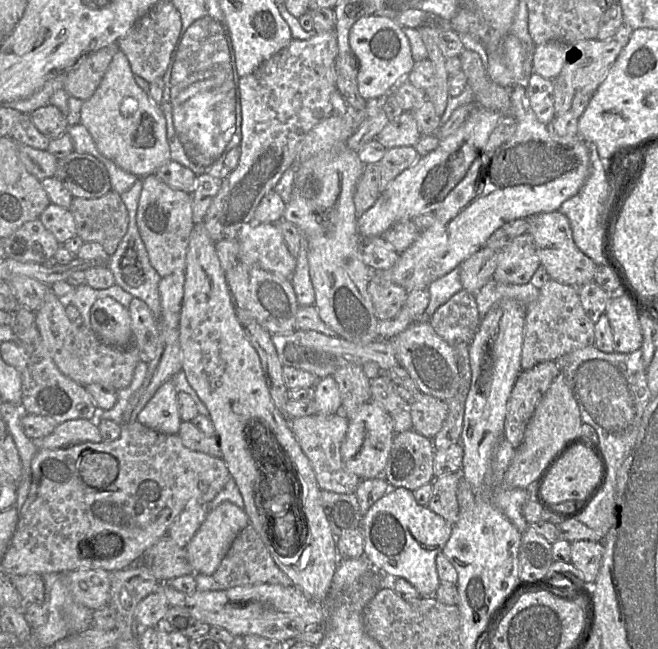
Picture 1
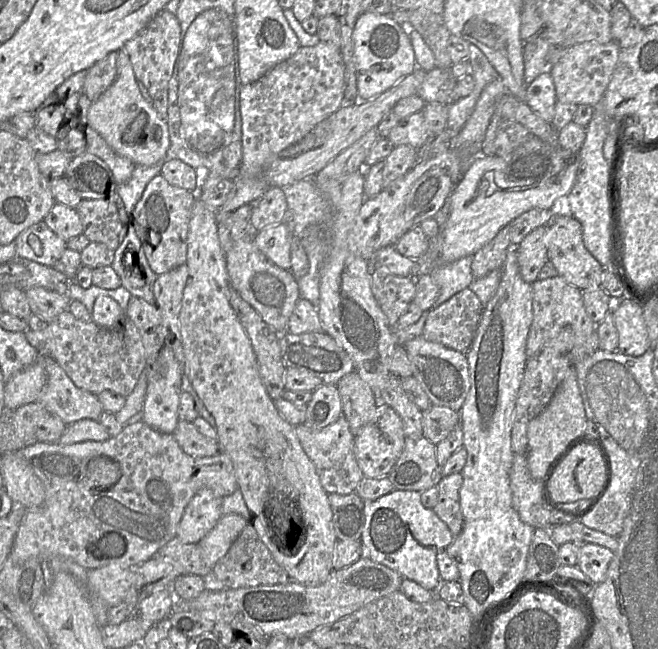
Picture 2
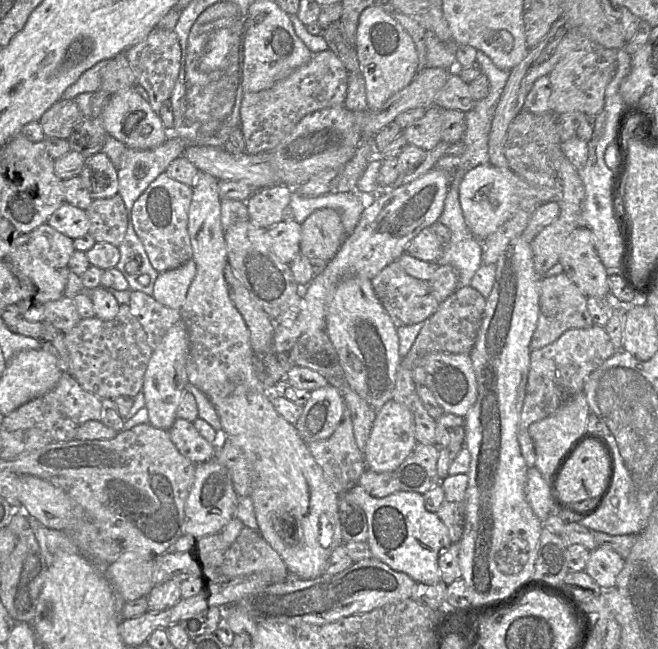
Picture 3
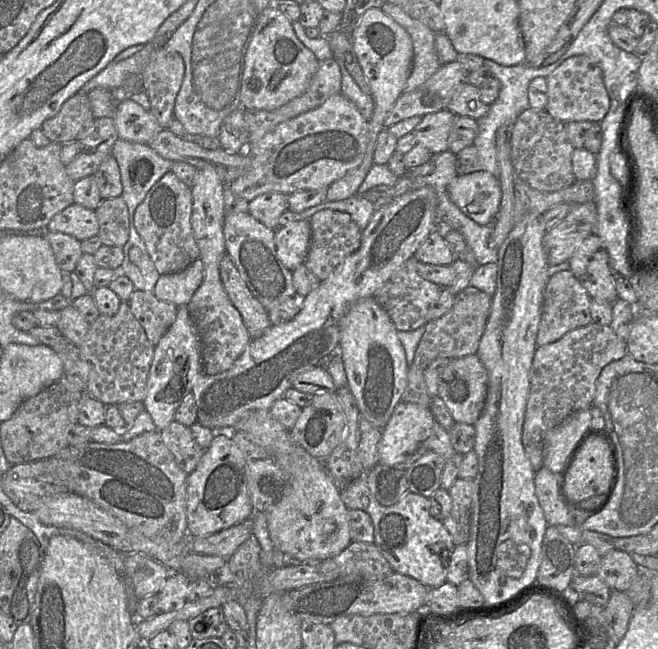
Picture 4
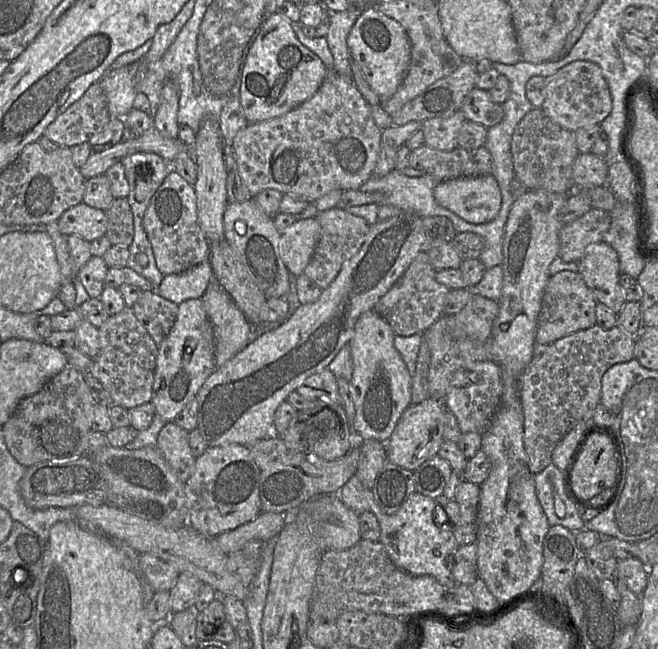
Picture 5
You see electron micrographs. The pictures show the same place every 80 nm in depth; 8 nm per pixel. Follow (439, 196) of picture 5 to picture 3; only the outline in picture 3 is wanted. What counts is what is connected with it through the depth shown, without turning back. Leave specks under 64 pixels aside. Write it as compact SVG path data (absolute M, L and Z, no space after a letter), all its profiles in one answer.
M490 163L468 170L459 185L459 202L465 223L472 235L480 241L485 240L515 214L522 198L535 198L545 203L559 201L560 195L557 179L552 188L536 188L510 168L500 169Z

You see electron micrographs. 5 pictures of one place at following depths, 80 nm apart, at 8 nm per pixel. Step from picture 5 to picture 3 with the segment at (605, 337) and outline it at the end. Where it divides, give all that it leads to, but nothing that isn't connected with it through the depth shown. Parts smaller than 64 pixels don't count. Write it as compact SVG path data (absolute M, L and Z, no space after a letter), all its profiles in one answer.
M595 324L590 328L569 329L552 344L531 351L526 395L517 431L521 454L528 468L535 467L536 462L536 451L529 435L529 426L550 416L575 394L583 392L591 373L616 352L617 349L604 327Z

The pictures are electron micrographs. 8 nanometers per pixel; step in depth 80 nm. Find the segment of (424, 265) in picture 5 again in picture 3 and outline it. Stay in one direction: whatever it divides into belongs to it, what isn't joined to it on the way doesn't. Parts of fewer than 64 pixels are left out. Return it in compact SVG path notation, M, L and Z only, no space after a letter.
M395 261L372 279L373 290L396 328L410 325L410 314L430 294L428 281L408 275Z

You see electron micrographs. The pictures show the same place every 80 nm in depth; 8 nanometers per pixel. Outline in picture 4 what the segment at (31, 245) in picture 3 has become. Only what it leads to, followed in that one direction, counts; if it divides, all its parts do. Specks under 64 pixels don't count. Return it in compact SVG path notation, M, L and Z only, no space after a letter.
M46 230L43 236L51 245L59 268L63 272L74 272L79 259L83 255L81 241L71 235L49 230Z

